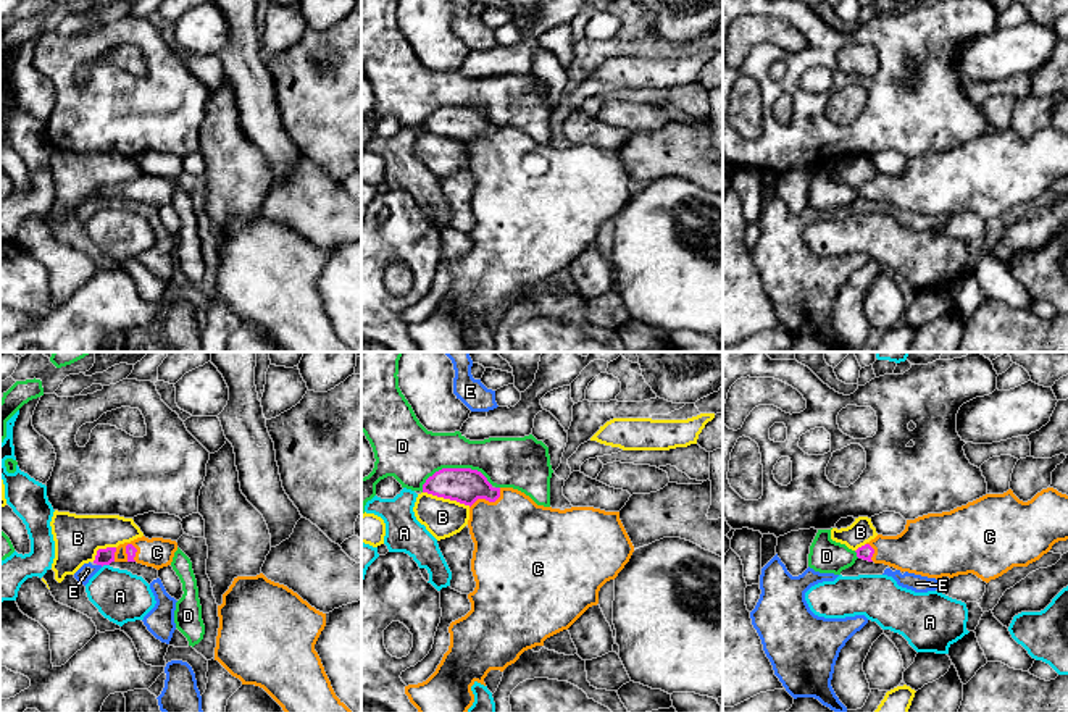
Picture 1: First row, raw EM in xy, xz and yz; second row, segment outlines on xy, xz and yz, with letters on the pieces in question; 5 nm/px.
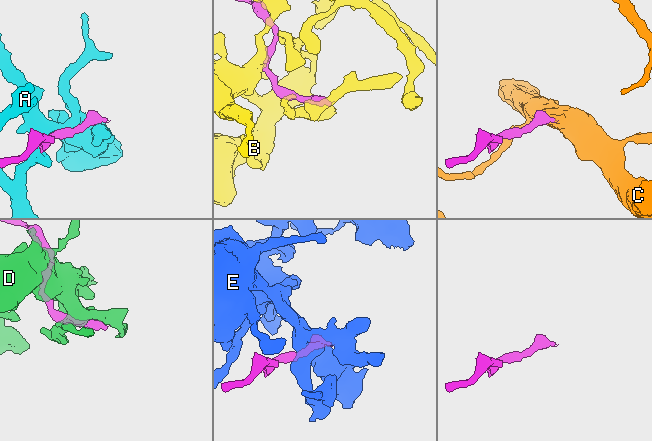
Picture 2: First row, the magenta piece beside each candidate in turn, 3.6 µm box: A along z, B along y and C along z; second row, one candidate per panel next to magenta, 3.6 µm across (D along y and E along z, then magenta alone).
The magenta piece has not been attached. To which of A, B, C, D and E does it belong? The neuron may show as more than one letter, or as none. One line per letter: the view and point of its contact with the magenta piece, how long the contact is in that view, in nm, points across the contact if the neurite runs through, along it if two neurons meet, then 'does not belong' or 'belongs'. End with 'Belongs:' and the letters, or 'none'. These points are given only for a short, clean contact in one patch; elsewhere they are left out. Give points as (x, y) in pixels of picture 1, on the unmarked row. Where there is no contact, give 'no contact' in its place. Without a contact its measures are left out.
A: meets magenta in xy at (105, 202); contact 40 nm long; does not belong
B: meets magenta in xz at (447, 136); contact 260 nm long; does not belong
C: meets magenta in xz at (488, 138); contact 190 nm long; runs through xz (463, 123), (488, 138), (515, 178); belongs
D: meets magenta in xz at (454, 107); contact 360 nm long; does not belong
E: meets magenta in xy at (100, 202); contact 30 nm long; border along xy (97, 202), (102, 204); does not belong
Belongs: C

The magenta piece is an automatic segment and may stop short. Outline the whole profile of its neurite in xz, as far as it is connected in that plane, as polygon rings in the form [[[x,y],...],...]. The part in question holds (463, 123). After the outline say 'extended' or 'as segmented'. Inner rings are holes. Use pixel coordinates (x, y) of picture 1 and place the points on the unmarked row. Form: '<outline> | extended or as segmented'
[[[442,107],[426,118],[426,121],[423,123],[423,131],[457,139],[469,145],[468,166],[471,178],[474,181],[471,210],[476,220],[476,226],[473,231],[468,232],[468,237],[471,241],[471,249],[465,255],[452,260],[448,265],[450,284],[448,289],[444,292],[440,302],[437,304],[436,310],[423,321],[405,325],[405,333],[408,334],[410,341],[418,347],[419,352],[466,352],[474,341],[474,333],[471,329],[471,325],[476,320],[486,325],[484,316],[490,308],[503,310],[508,304],[515,302],[524,289],[532,287],[536,284],[544,284],[544,279],[547,276],[563,268],[568,268],[589,245],[597,244],[600,226],[607,220],[615,218],[618,215],[618,212],[629,200],[634,191],[634,184],[620,158],[620,150],[605,150],[594,145],[571,145],[560,149],[560,147],[537,144],[529,134],[526,134],[518,128],[494,126],[487,119],[487,116],[478,108]]] | extended

